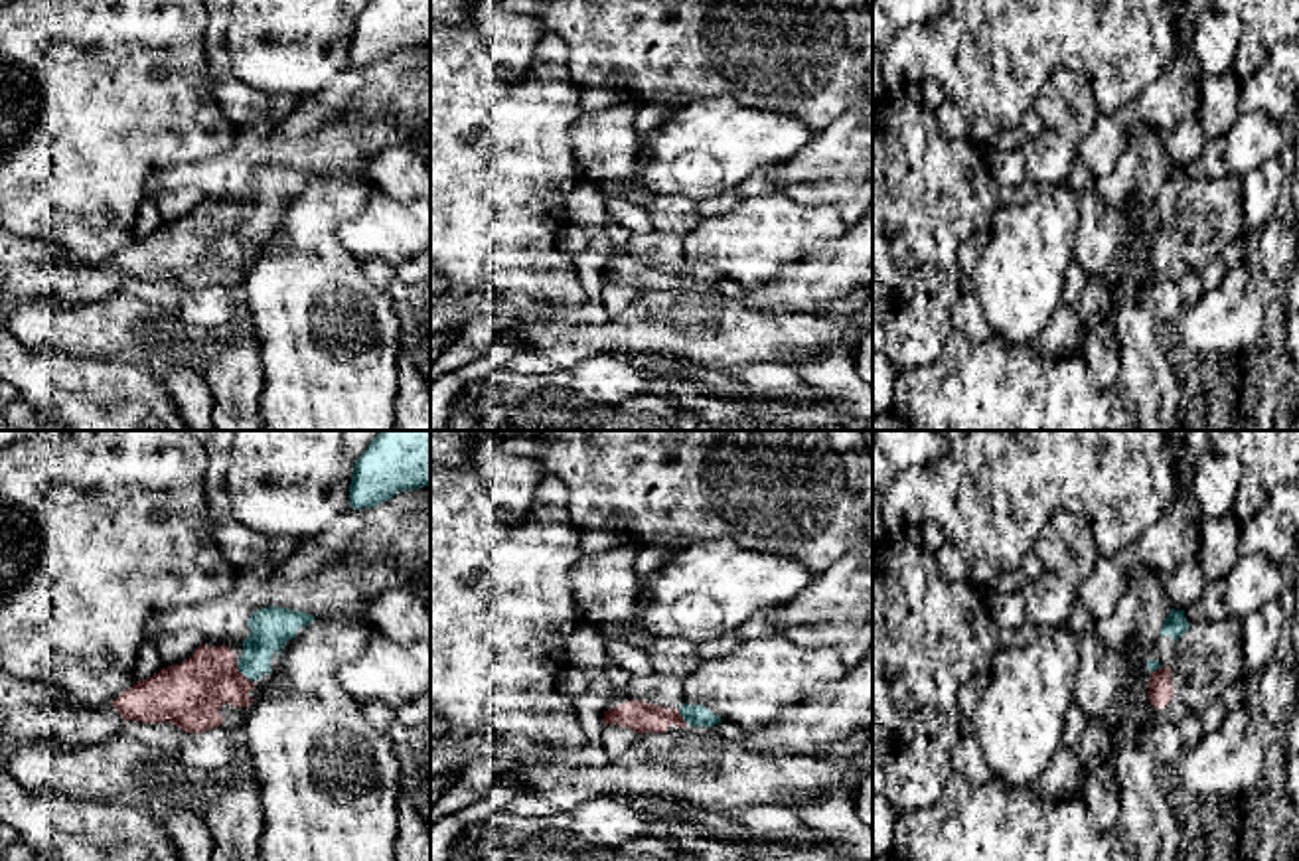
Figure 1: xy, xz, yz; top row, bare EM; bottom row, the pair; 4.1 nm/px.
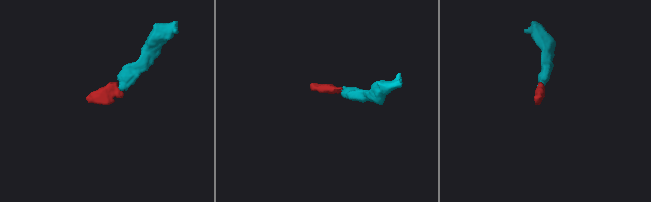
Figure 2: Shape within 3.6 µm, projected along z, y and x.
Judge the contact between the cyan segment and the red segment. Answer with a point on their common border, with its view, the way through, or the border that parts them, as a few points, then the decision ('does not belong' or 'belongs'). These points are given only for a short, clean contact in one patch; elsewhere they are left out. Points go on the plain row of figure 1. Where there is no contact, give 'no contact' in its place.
meets cyan in xy at (243, 232); runs through xy (271, 186), (243, 232), (206, 237), (190, 251); belongs

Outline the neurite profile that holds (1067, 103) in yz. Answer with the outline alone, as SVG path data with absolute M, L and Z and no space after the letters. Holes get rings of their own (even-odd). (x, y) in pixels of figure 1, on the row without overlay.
M1056 71L1032 107L1044 128L1064 132L1080 144L1096 126L1100 111L1090 85L1078 73Z

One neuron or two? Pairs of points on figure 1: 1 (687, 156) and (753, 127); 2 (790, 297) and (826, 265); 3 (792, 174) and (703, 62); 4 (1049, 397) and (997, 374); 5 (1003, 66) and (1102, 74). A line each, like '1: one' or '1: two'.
1: one
2: one
3: two
4: one
5: one

